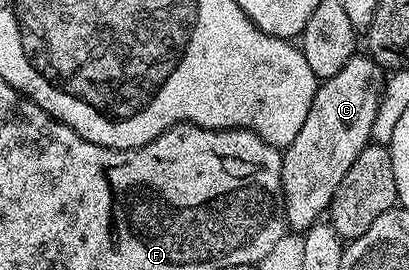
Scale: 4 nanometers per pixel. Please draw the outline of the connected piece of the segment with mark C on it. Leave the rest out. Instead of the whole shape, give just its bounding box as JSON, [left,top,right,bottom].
[281,53,383,233]

